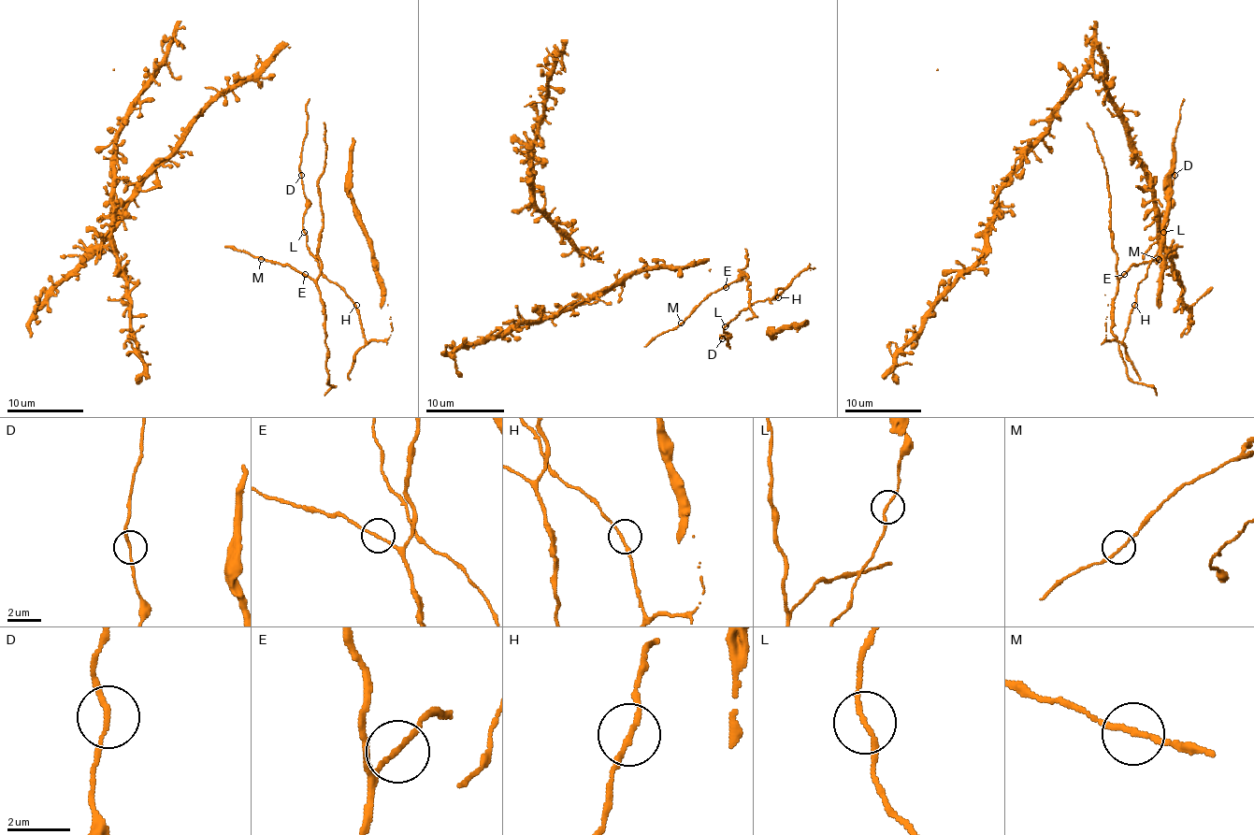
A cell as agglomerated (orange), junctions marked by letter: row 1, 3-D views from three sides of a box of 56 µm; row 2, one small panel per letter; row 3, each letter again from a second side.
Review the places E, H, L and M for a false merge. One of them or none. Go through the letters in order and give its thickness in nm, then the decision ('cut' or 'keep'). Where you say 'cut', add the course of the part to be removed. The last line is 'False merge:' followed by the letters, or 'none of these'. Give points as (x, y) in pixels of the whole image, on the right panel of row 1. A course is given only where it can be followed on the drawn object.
E: 140 nm thick; keep
H: 160 nm thick; keep
L: 150 nm thick; keep
M: 150 nm thick; keep
False merge: none of these

